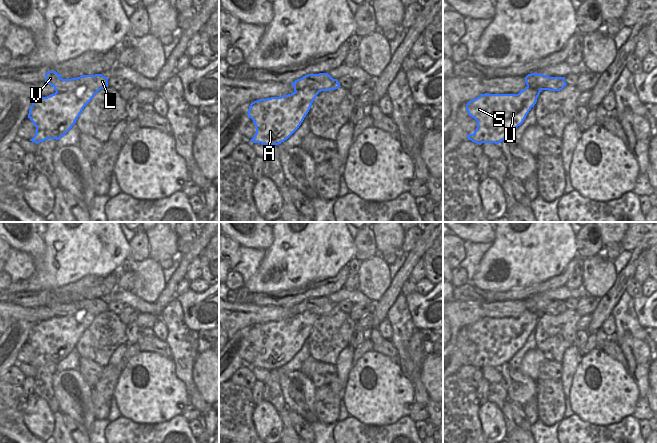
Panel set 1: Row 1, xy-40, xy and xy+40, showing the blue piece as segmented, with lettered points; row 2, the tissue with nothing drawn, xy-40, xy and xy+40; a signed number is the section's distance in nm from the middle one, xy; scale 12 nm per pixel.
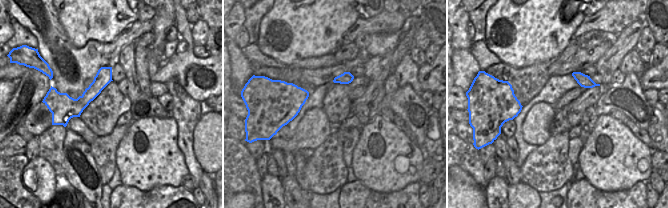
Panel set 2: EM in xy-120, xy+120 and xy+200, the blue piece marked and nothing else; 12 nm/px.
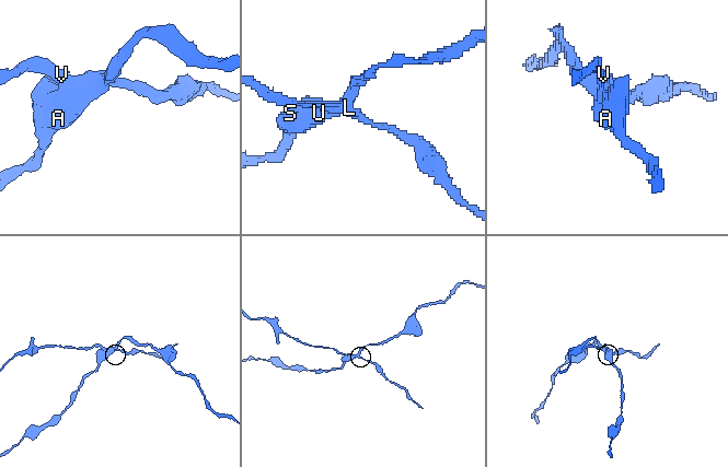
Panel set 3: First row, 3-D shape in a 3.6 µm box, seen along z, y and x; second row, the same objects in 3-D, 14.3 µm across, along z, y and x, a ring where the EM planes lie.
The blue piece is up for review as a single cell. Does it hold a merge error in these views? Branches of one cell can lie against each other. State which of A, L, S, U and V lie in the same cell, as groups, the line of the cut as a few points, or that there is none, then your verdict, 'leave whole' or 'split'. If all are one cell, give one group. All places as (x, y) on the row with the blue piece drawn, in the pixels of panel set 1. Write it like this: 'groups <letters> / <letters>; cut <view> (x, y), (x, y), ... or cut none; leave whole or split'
groups A L S U / V; cut xy (327, 82), (316, 88), (303, 87), (295, 91); split

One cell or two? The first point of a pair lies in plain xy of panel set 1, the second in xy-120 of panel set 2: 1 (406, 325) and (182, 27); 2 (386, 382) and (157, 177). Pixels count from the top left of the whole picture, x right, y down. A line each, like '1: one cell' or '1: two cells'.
1: two cells
2: one cell

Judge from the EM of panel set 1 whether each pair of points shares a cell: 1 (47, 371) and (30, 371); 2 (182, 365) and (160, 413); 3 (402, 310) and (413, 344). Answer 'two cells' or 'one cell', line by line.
1: two cells
2: two cells
3: one cell

